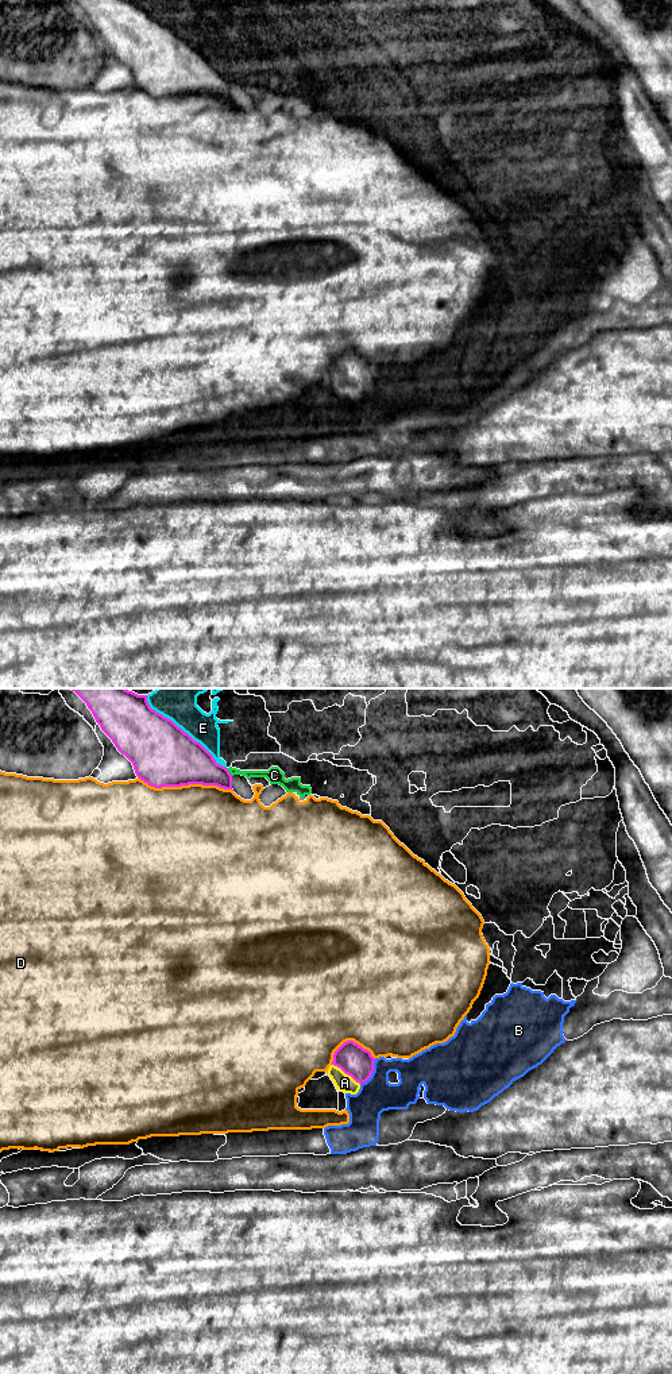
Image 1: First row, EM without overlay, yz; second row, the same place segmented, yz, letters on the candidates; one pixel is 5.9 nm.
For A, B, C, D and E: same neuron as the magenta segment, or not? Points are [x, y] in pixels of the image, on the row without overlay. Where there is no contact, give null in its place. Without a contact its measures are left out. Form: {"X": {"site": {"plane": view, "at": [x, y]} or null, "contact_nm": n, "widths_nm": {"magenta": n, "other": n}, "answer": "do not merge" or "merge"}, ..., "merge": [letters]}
{"A": {"site": {"plane": "yz", "at": [346, 382]}, "contact_nm": 200, "widths_nm": {"magenta": 190, "other": 110}, "answer": "merge"}, "B": {"site": {"plane": "yz", "at": [373, 379]}, "contact_nm": 180, "widths_nm": {"magenta": 190, "other": 200}, "answer": "do not merge"}, "C": {"site": {"plane": "yz", "at": [228, 81]}, "contact_nm": 60, "widths_nm": {"magenta": 260, "other": 70}, "answer": "do not merge"}, "D": {"site": {"plane": "yz", "at": [185, 93]}, "contact_nm": 550, "widths_nm": {"magenta": 380, "other": 500}, "answer": "do not merge"}, "E": {"site": {"plane": "yz", "at": [182, 39]}, "contact_nm": 650, "widths_nm": {"magenta": 380, "other": 190}, "answer": "do not merge"}, "merge": ["A"]}

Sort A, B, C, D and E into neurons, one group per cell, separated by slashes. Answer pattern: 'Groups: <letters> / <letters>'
Groups: A / B C E / D

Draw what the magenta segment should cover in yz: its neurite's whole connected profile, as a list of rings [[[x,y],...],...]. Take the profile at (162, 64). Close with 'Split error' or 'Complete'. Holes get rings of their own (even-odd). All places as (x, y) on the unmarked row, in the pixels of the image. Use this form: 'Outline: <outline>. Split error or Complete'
Outline: [[[74,0],[92,20],[101,39],[134,74],[136,85],[151,96],[189,93],[232,99],[232,84],[213,65],[171,28],[152,19],[147,4],[132,0]]]. Complete

